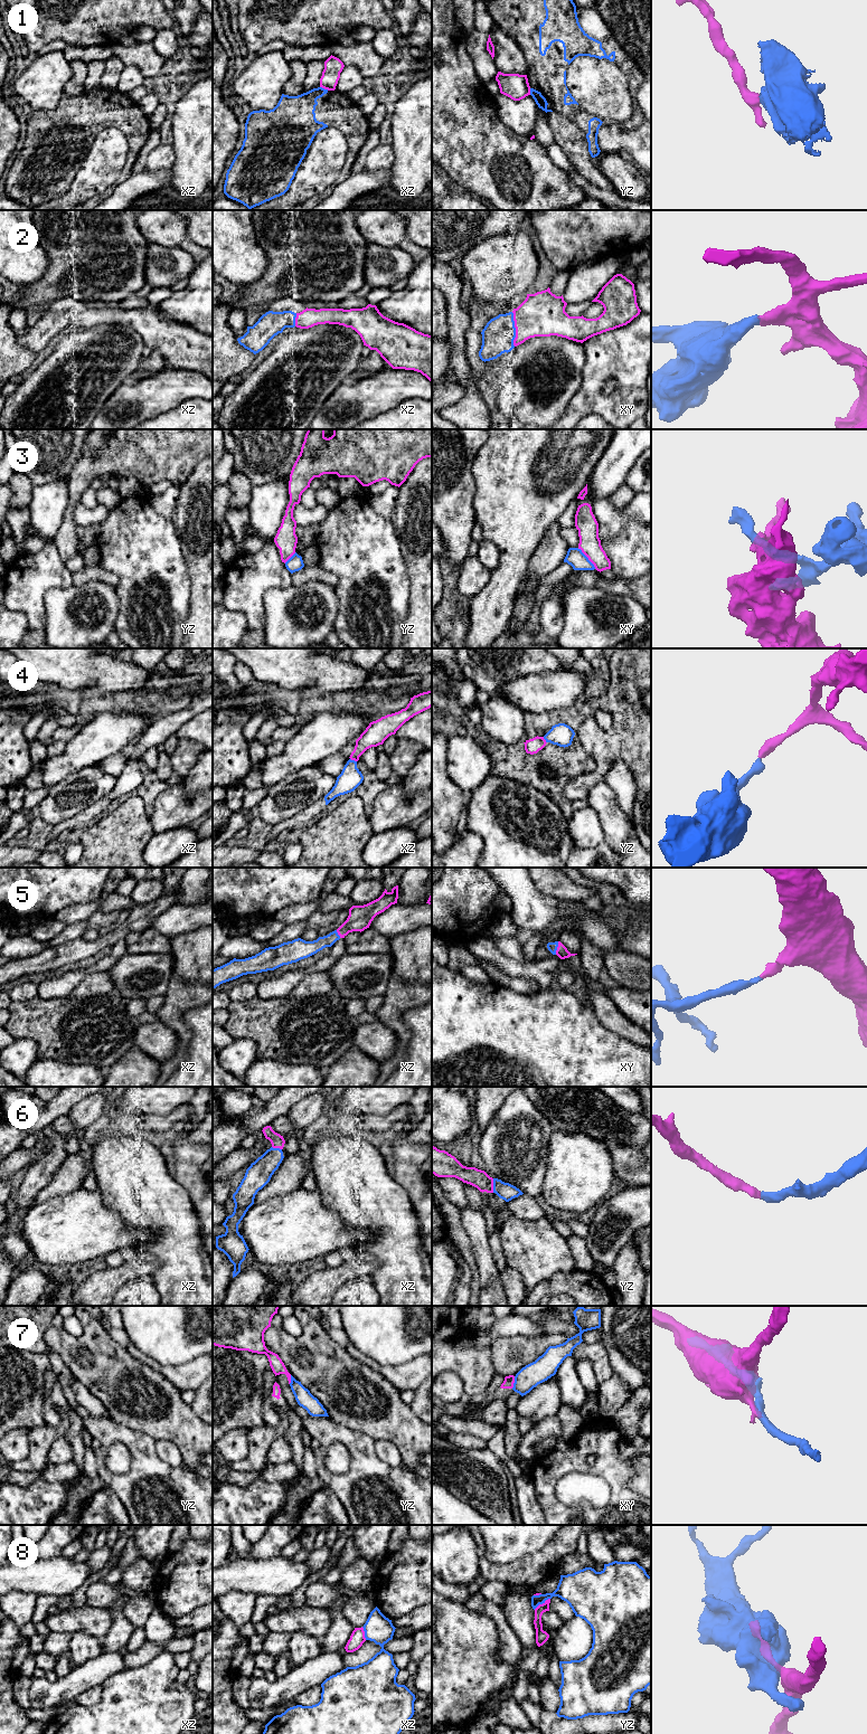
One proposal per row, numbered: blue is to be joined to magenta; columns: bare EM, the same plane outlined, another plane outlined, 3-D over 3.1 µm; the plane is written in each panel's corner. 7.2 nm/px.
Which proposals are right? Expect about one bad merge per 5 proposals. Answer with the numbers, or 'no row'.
2, 4, 5, 6

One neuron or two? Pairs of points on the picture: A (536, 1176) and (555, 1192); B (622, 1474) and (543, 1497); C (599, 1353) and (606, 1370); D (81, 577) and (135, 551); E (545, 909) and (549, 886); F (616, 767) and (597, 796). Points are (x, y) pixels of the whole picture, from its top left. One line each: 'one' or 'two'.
A: two
B: one
C: one
D: two
E: two
F: two

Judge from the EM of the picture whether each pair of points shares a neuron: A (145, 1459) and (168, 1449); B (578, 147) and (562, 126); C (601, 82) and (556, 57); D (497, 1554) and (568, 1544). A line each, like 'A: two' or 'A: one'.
A: two
B: one
C: two
D: two

